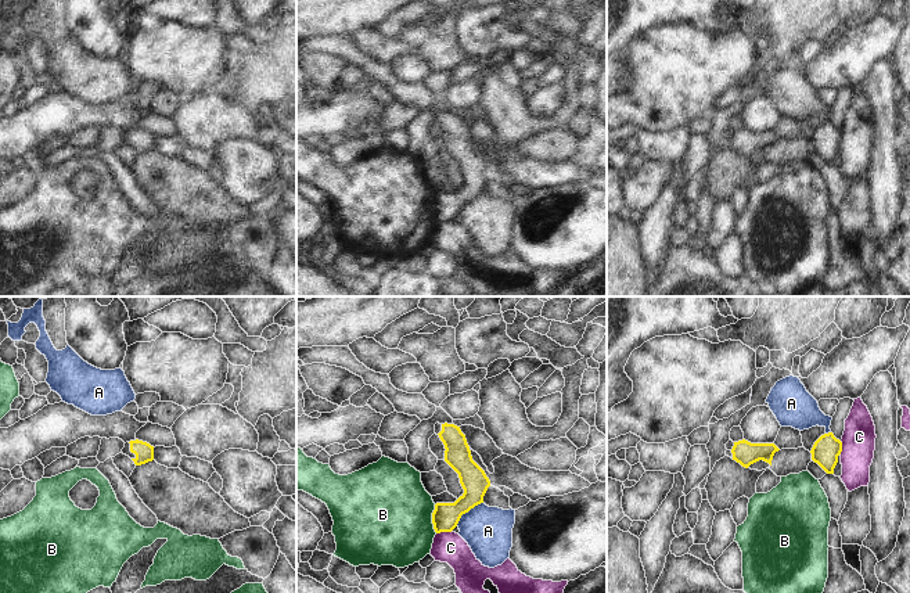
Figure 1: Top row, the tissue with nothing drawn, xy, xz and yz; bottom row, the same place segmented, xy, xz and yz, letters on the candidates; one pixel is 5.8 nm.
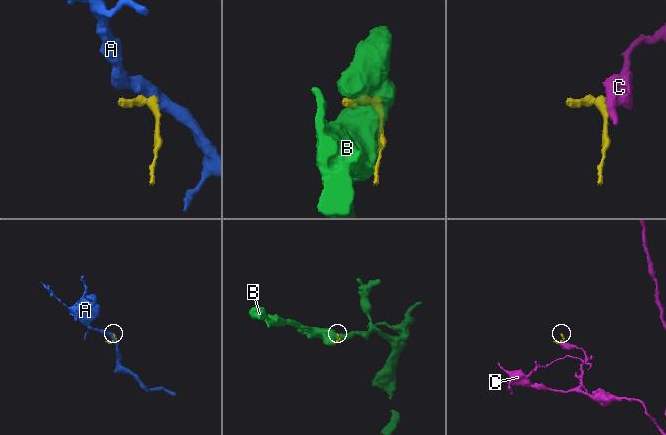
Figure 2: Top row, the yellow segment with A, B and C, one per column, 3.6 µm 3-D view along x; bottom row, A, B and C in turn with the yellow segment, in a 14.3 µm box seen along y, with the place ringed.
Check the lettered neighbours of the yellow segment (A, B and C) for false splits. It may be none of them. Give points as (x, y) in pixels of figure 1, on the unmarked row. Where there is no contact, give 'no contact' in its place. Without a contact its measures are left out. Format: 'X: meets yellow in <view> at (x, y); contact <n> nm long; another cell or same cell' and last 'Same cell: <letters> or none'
A: meets yellow in xz at (467, 201); contact 220 nm long; another cell
B: meets yellow in xz at (432, 208); contact 170 nm long; another cell
C: meets yellow in xz at (443, 220); contact 100 nm long; another cell
Same cell: none

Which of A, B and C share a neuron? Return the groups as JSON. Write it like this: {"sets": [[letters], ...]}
{"sets": [["A"], ["B"], ["C"]]}

